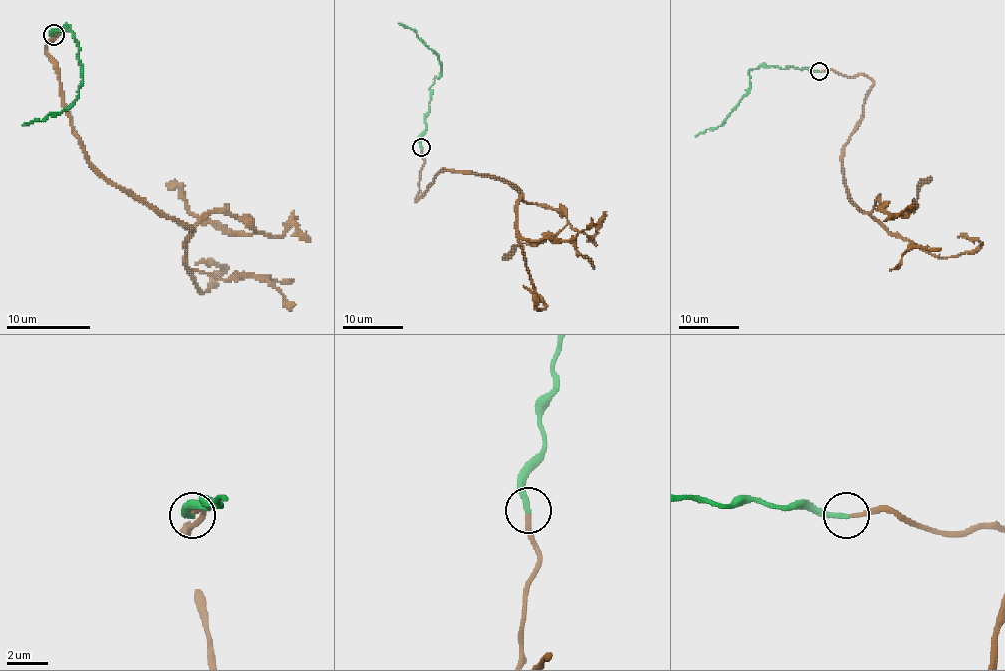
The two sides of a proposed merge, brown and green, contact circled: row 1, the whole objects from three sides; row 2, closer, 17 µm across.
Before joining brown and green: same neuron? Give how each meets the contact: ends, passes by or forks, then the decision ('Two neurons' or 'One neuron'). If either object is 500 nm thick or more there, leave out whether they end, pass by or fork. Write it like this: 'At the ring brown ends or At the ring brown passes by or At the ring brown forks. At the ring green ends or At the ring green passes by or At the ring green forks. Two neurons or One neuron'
At the ring brown ends. At the ring green ends. One neuron

